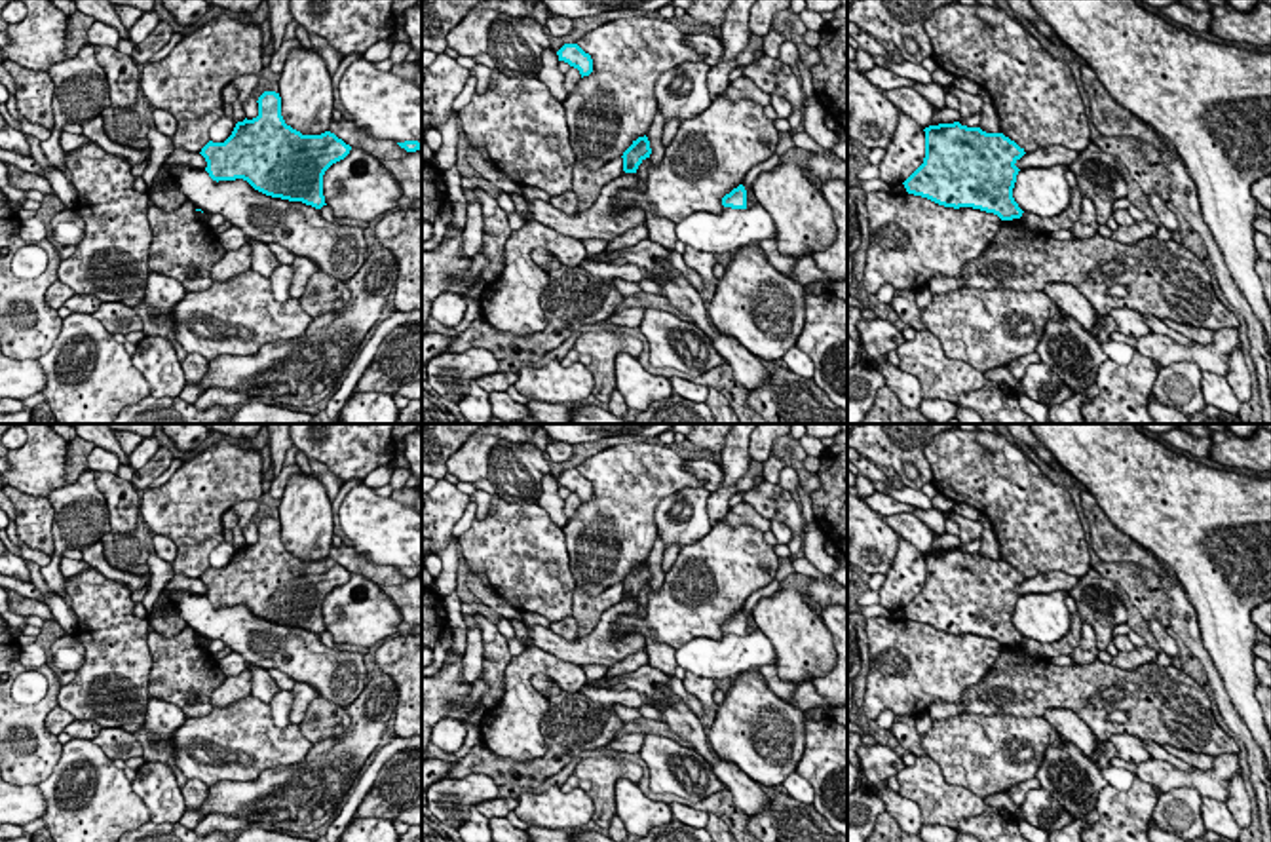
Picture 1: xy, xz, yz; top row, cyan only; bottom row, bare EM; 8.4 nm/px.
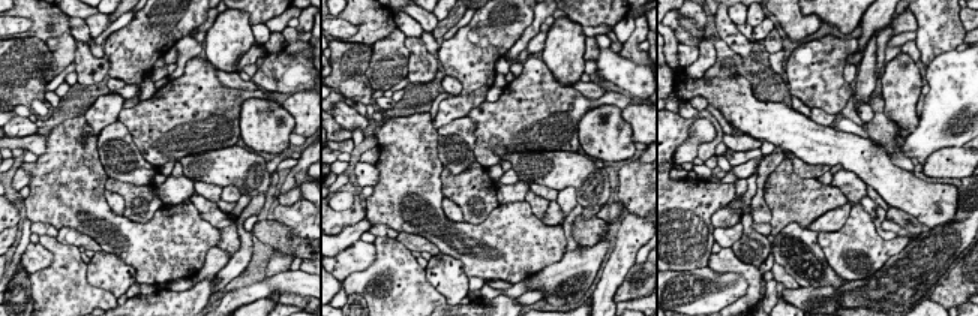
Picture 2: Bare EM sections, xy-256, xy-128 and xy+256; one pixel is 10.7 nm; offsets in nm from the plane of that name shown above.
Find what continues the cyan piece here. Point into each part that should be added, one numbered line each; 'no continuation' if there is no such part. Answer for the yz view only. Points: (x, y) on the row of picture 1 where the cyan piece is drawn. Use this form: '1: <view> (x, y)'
no continuation

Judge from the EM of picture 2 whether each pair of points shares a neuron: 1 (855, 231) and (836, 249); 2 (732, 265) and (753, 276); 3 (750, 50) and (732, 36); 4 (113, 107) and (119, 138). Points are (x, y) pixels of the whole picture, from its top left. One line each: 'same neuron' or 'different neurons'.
1: same neuron
2: same neuron
3: same neuron
4: different neurons

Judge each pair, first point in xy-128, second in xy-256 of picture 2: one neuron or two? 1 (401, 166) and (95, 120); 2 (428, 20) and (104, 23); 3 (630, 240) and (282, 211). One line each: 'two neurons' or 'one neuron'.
1: two neurons
2: one neuron
3: one neuron

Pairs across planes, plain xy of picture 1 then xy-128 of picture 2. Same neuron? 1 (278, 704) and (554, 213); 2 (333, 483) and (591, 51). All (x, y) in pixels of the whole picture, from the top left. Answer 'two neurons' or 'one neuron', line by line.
1: one neuron
2: one neuron

